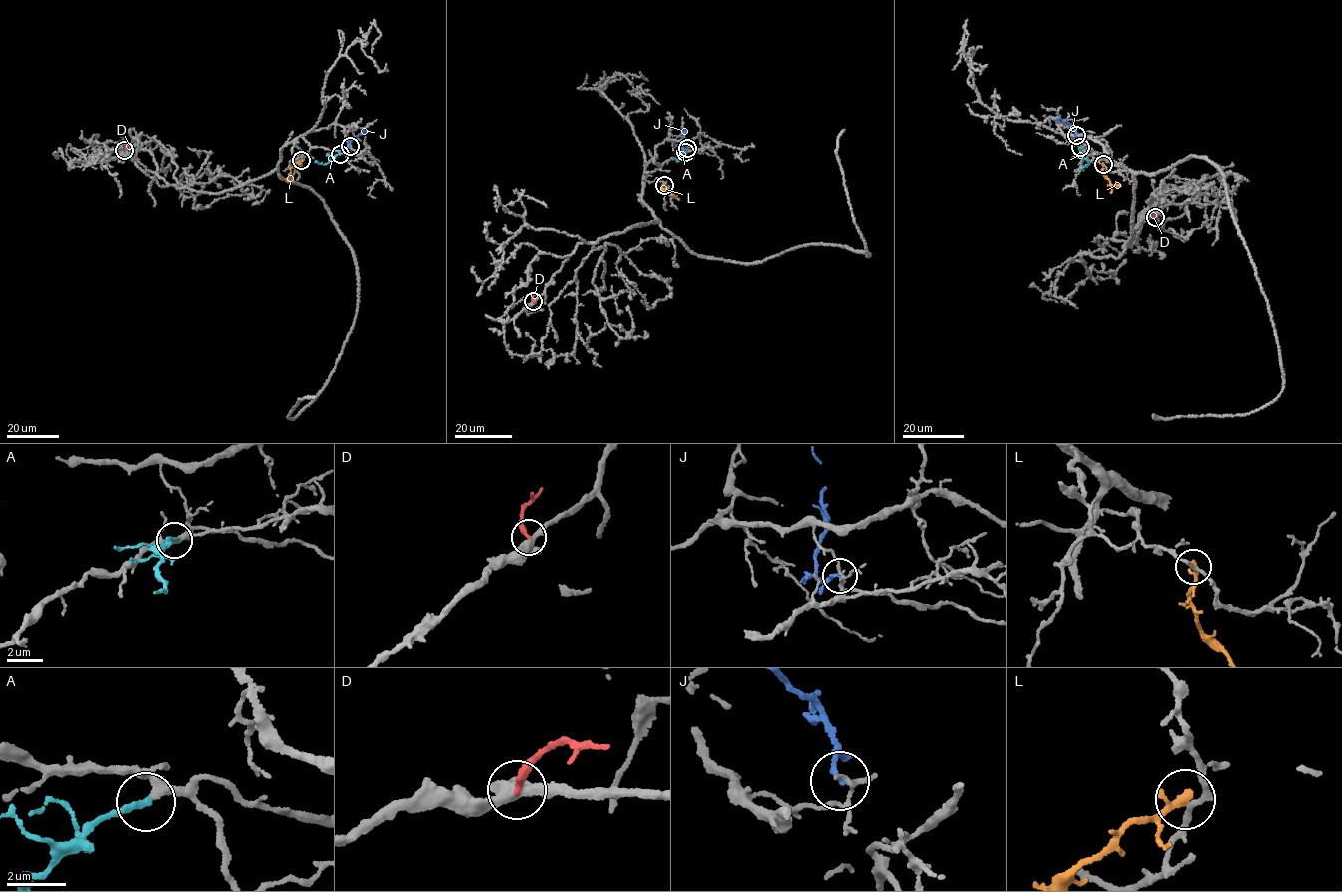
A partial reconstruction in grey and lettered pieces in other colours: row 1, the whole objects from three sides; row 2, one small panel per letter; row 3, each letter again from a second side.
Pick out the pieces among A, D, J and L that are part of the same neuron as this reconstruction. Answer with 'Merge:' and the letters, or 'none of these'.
Merge: A

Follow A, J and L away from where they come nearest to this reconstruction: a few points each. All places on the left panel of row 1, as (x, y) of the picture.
A: (340, 154), (327, 163), (315, 161)
J: (350, 146), (350, 141), (364, 130)
L: (301, 160), (290, 169), (289, 177), (293, 182)

